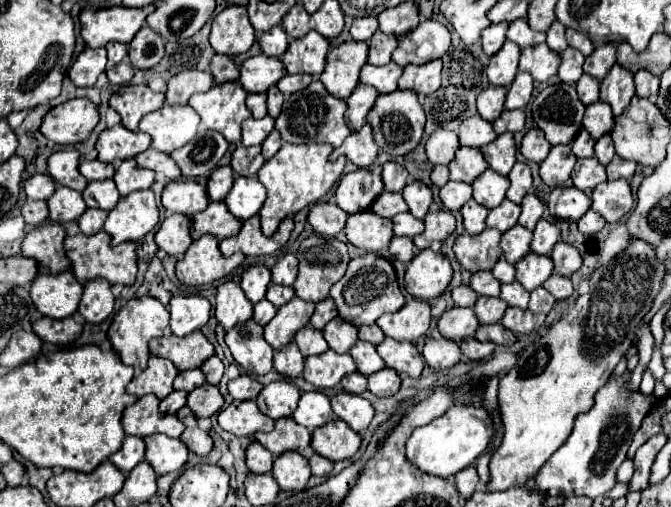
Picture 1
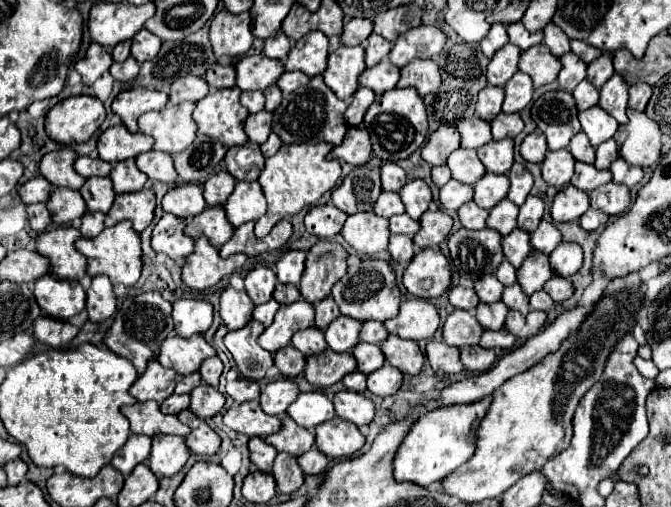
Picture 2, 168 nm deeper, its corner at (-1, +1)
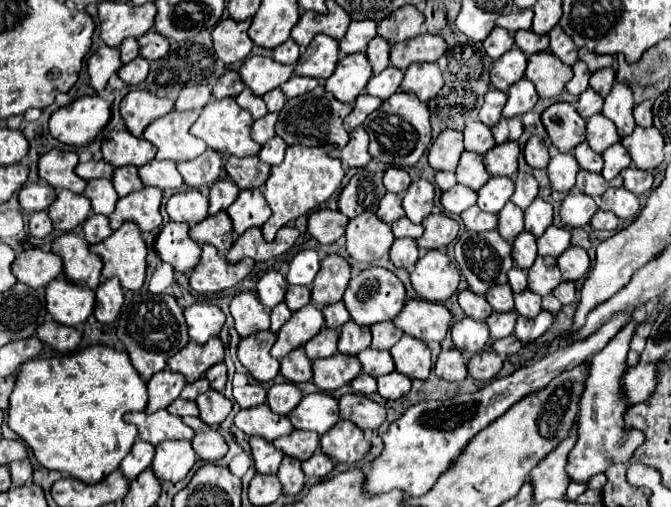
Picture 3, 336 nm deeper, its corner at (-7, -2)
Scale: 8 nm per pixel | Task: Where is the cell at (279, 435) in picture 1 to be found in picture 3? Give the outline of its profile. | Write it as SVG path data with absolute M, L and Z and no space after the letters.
M293 430L287 436L281 436L273 442L279 450L283 450L287 456L297 458L297 460L307 460L315 454L319 448L319 436L315 432L305 432L305 430Z

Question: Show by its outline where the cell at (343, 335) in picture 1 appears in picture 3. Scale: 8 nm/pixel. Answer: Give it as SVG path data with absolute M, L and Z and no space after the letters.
M353 320L343 324L339 334L339 352L357 356L361 350L369 348L371 344L371 332L369 326L359 326Z

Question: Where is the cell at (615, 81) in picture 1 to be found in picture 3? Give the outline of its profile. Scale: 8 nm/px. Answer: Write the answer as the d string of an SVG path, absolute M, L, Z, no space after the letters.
M615 82L611 92L605 98L603 106L603 116L607 116L615 126L619 136L629 136L635 130L635 120L633 120L633 92L629 86Z

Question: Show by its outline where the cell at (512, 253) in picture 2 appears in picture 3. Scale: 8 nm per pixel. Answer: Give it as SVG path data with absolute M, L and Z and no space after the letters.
M521 232L513 242L513 260L519 268L529 270L537 258L537 244L535 236L531 232Z

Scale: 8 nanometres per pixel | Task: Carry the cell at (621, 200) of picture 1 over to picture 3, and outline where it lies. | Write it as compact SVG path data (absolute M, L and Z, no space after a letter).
M609 188L599 198L599 206L615 212L619 218L633 218L639 212L639 198L625 188Z

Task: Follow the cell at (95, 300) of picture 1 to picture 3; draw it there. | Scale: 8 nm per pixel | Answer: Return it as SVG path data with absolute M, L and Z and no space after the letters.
M109 278L99 284L95 290L97 294L97 304L95 304L95 318L103 324L109 324L117 318L121 306L123 306L123 290L119 280Z

